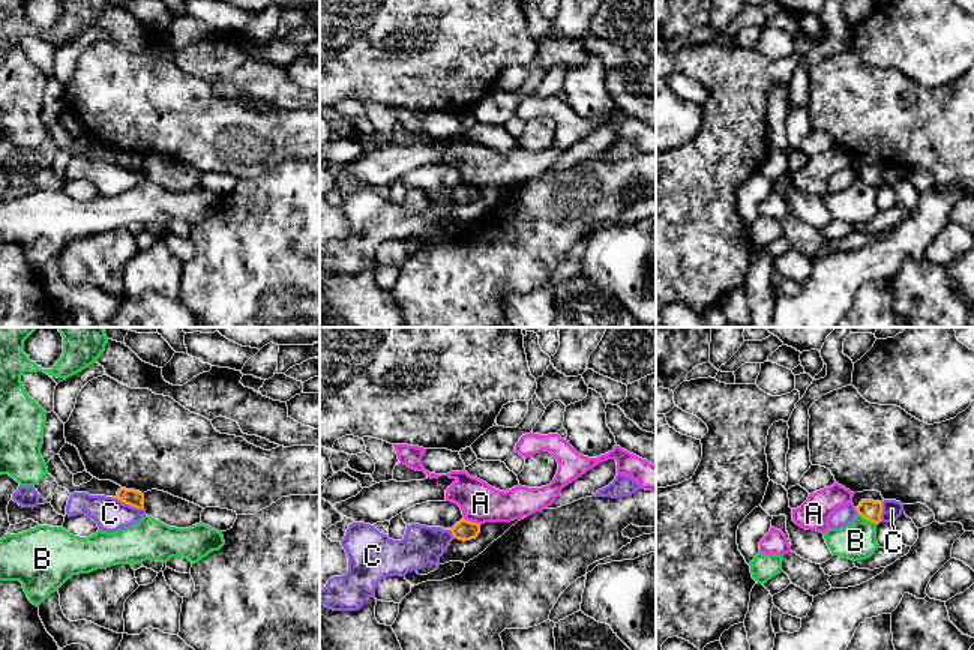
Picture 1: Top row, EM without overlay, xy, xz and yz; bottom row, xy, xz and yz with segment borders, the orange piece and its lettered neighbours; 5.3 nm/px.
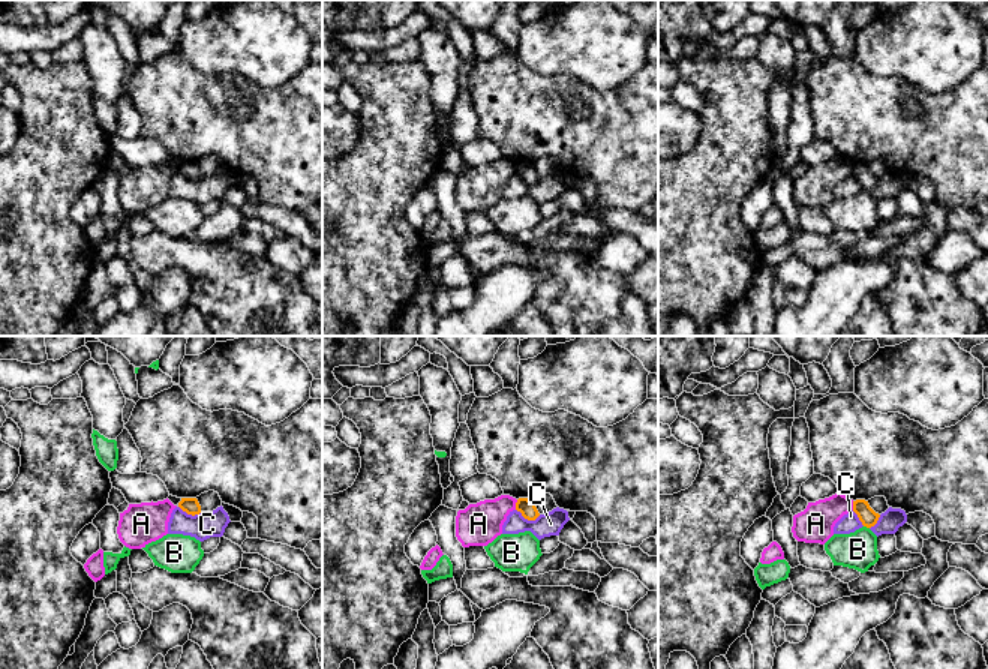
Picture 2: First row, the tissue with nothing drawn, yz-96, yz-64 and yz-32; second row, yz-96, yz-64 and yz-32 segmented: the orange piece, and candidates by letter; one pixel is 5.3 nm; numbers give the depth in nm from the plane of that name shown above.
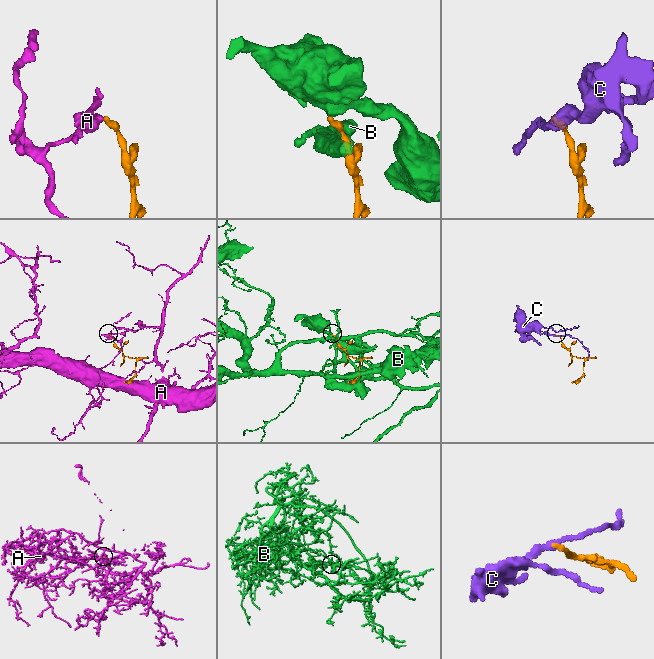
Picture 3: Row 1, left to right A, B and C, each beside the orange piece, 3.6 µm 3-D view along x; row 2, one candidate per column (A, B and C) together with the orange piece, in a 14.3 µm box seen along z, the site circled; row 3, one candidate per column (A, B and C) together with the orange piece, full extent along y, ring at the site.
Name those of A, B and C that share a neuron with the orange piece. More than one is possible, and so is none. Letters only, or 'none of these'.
none of these

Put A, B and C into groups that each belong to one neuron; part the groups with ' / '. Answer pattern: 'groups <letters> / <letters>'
groups A / B / C

